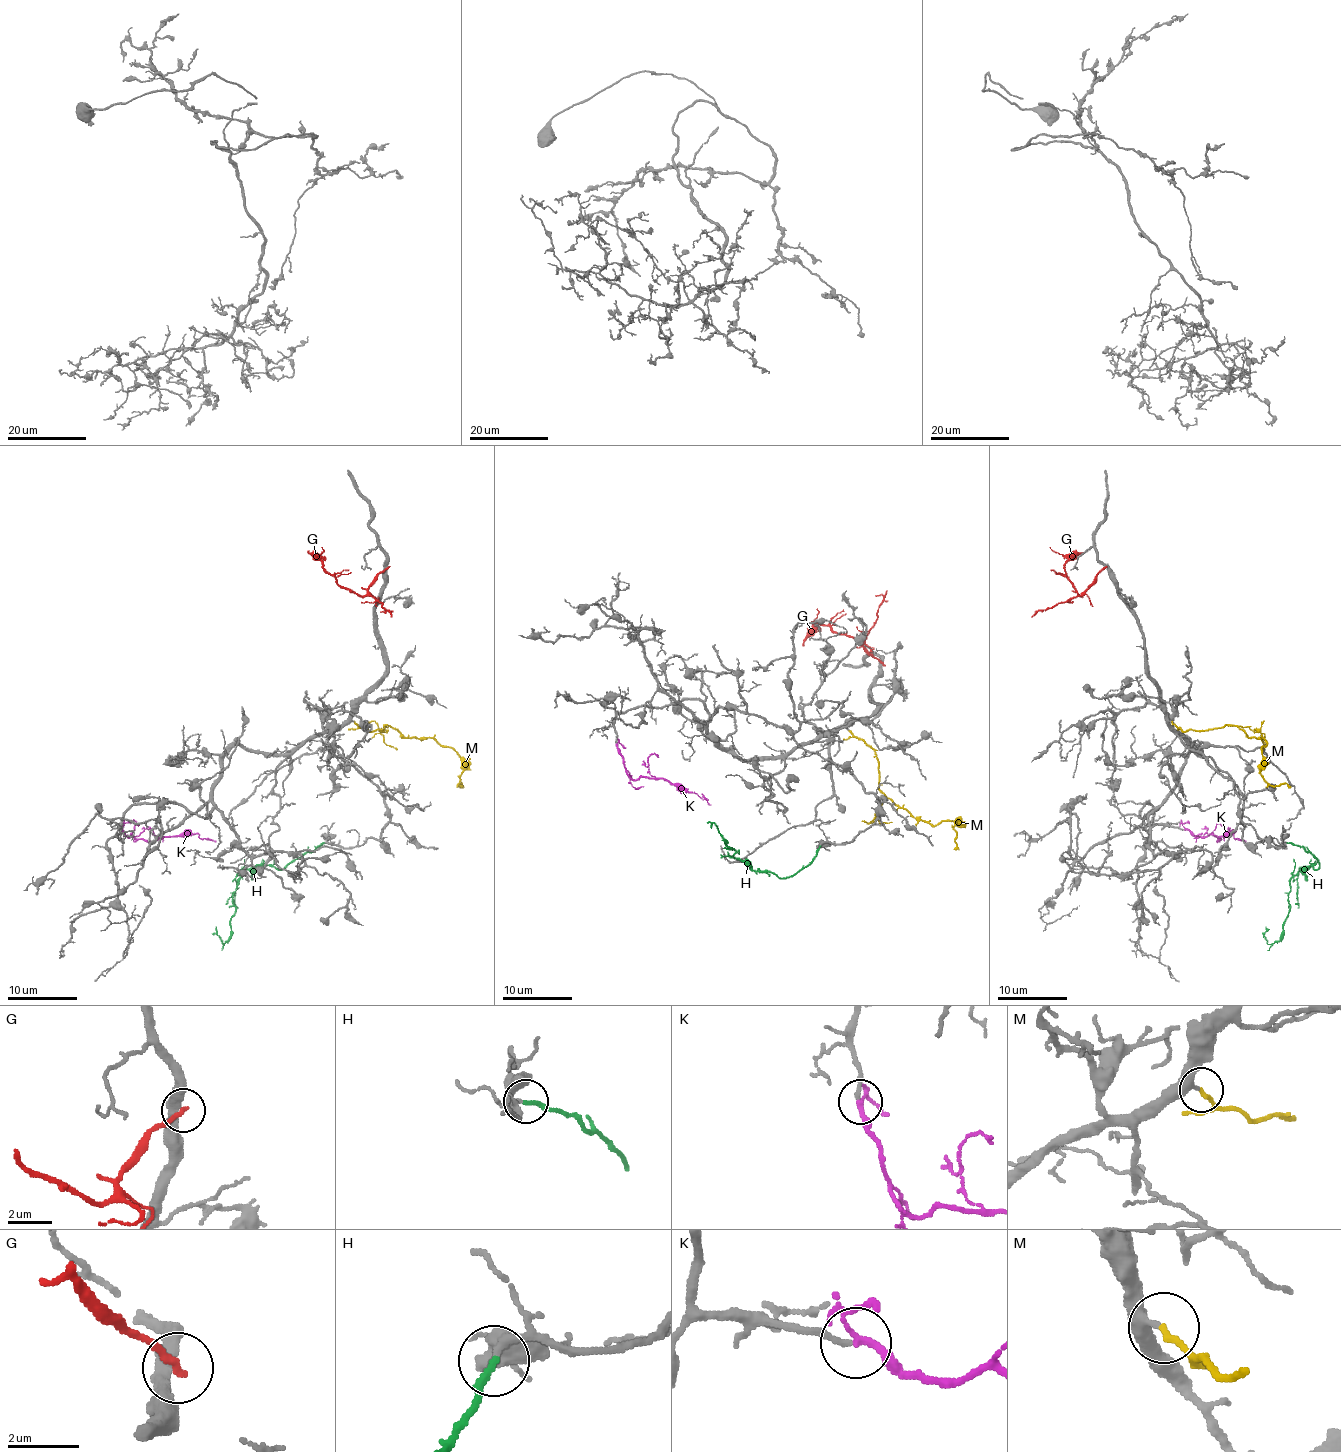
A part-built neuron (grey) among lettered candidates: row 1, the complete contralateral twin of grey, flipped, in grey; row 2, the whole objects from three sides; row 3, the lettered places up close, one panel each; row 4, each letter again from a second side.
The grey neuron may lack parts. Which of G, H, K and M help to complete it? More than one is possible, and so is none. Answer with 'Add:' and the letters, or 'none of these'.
Add: H, K, M

